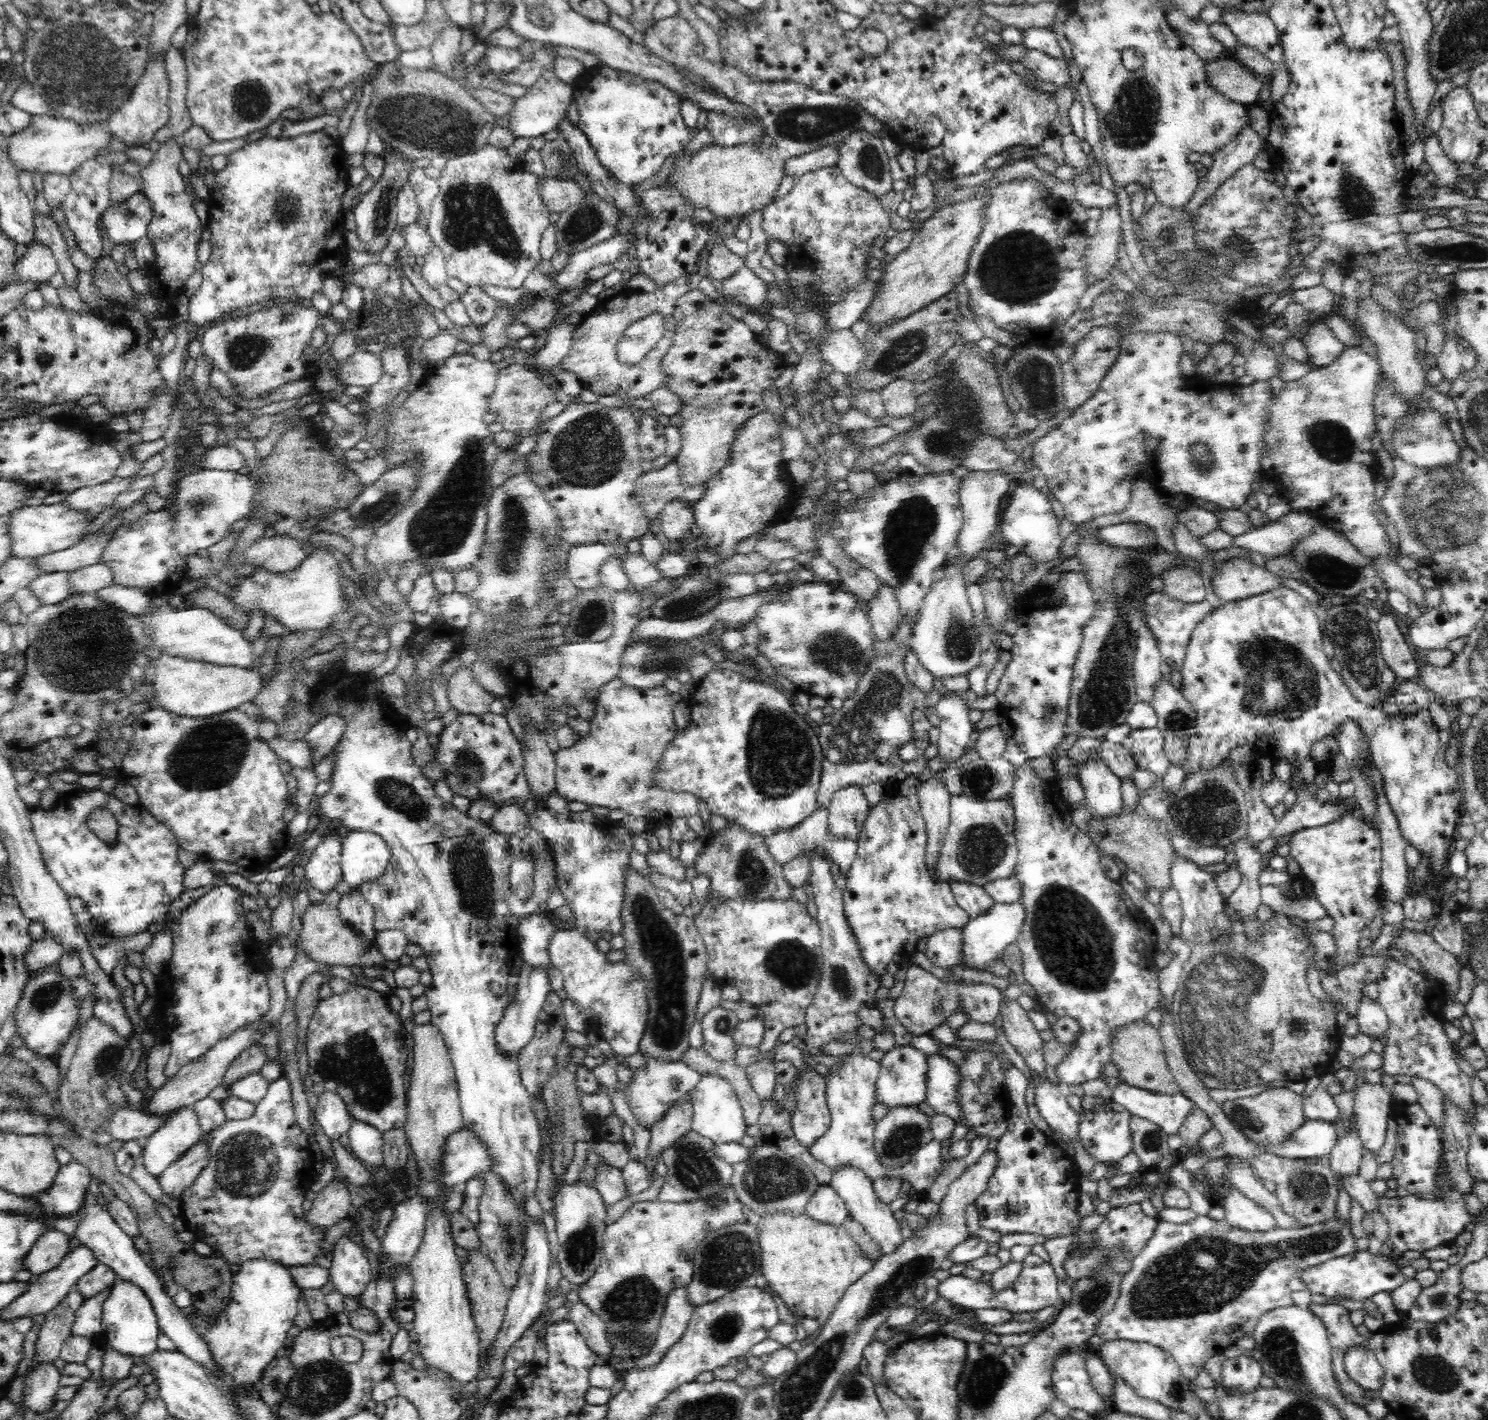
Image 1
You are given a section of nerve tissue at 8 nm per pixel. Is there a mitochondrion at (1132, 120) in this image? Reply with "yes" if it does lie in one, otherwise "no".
yes

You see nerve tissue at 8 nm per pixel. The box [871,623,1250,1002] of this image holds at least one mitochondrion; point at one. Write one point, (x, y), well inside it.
(1069, 935)

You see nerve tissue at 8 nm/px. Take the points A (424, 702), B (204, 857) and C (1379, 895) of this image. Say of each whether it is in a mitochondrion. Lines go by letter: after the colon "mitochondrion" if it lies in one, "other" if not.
A: other
B: other
C: other

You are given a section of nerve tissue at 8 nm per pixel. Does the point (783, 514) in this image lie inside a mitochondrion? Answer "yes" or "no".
no

